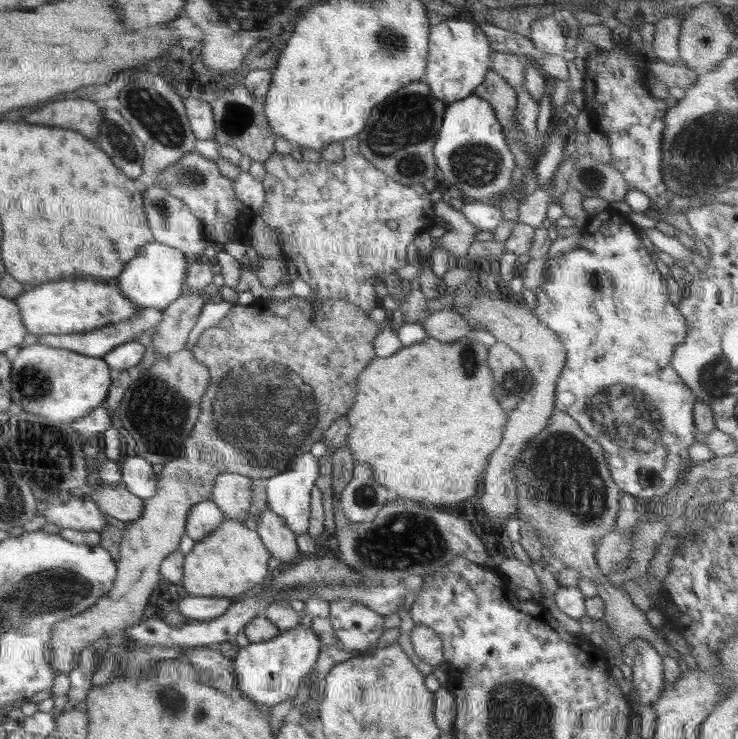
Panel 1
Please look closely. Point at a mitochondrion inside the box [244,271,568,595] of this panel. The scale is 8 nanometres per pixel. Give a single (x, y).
(404, 540)

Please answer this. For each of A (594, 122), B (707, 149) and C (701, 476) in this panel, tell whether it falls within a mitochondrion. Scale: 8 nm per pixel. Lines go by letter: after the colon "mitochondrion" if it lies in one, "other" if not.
A: other
B: mitochondrion
C: other

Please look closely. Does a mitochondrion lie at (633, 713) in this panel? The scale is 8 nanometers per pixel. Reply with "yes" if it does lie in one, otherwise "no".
no

